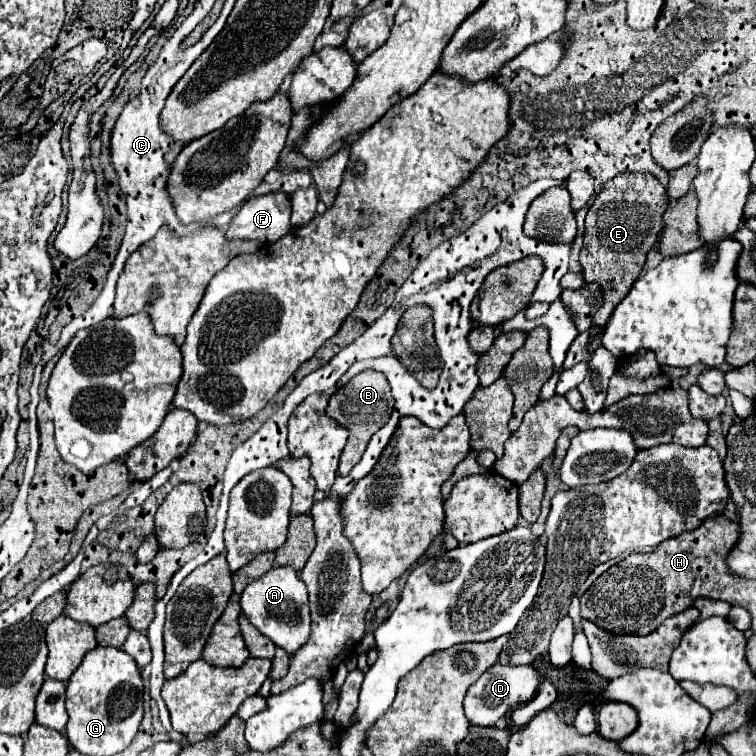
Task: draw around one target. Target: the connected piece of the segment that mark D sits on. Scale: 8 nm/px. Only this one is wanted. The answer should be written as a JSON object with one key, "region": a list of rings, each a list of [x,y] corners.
{"region":[[[493,664],[467,690],[465,716],[475,726],[495,726],[495,722],[499,718],[503,718],[509,710],[513,710],[515,706],[533,698],[533,694],[537,692],[537,686],[539,686],[539,674],[531,666],[511,668],[511,666],[503,666],[503,664]]]}

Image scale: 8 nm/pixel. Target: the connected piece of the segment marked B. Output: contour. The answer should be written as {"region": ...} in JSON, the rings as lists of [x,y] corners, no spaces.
{"region":[[[363,370],[357,376],[353,376],[345,386],[341,386],[331,398],[329,398],[329,406],[325,410],[329,414],[329,418],[333,418],[335,422],[341,422],[341,426],[347,428],[349,438],[347,438],[347,446],[341,454],[341,462],[339,462],[339,476],[347,476],[349,470],[361,460],[361,454],[365,452],[365,446],[369,442],[369,438],[389,420],[391,412],[393,412],[393,396],[391,396],[391,388],[385,380],[385,376],[377,370]]]}

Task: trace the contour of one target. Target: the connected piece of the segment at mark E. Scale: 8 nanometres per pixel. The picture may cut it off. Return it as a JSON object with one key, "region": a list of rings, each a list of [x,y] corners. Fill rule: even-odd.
{"region":[[[619,174],[609,180],[595,196],[593,206],[585,218],[585,234],[579,262],[583,266],[585,284],[599,284],[603,292],[603,304],[593,316],[589,330],[589,344],[607,324],[617,302],[631,290],[639,278],[647,252],[657,244],[663,228],[661,216],[669,206],[669,198],[659,180],[651,174]]]}

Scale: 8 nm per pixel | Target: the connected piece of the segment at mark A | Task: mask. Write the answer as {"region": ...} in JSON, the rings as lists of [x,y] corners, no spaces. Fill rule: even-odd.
{"region":[[[271,568],[261,578],[253,580],[241,594],[241,610],[245,618],[267,638],[271,638],[285,652],[295,654],[299,646],[309,638],[309,604],[307,604],[307,588],[293,568]]]}

